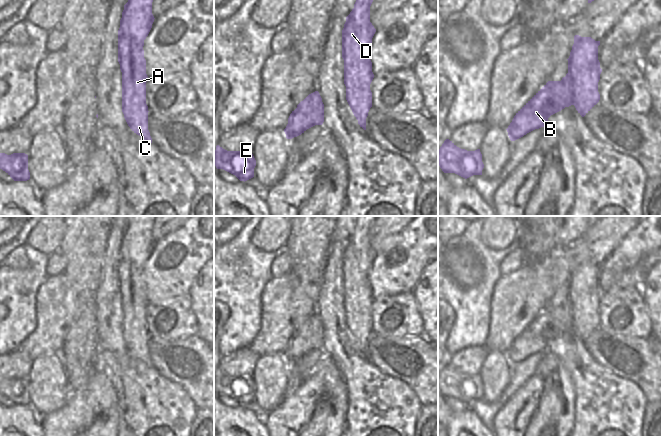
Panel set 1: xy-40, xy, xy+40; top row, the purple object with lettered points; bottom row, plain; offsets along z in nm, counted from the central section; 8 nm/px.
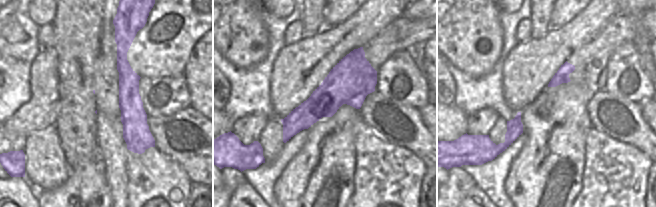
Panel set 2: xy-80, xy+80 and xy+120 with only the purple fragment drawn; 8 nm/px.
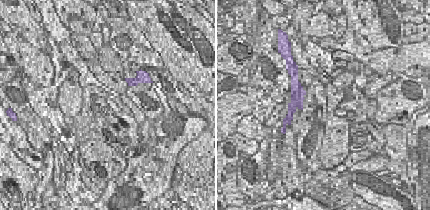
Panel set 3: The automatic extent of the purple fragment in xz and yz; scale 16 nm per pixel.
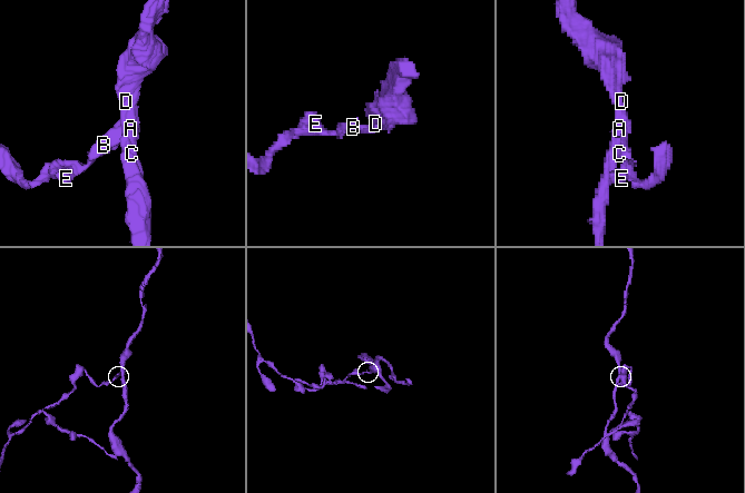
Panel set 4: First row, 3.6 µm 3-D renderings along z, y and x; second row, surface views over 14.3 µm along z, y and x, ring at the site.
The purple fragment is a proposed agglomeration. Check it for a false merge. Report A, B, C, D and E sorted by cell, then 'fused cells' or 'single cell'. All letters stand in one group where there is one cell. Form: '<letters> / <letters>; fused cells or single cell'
A C D / B E; fused cells

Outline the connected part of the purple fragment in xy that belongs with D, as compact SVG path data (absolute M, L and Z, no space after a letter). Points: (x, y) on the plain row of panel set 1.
M358 216L354 232L342 254L342 282L346 324L366 354L366 342L372 331L370 308L374 302L370 270L376 253L370 246L370 230L380 216Z

